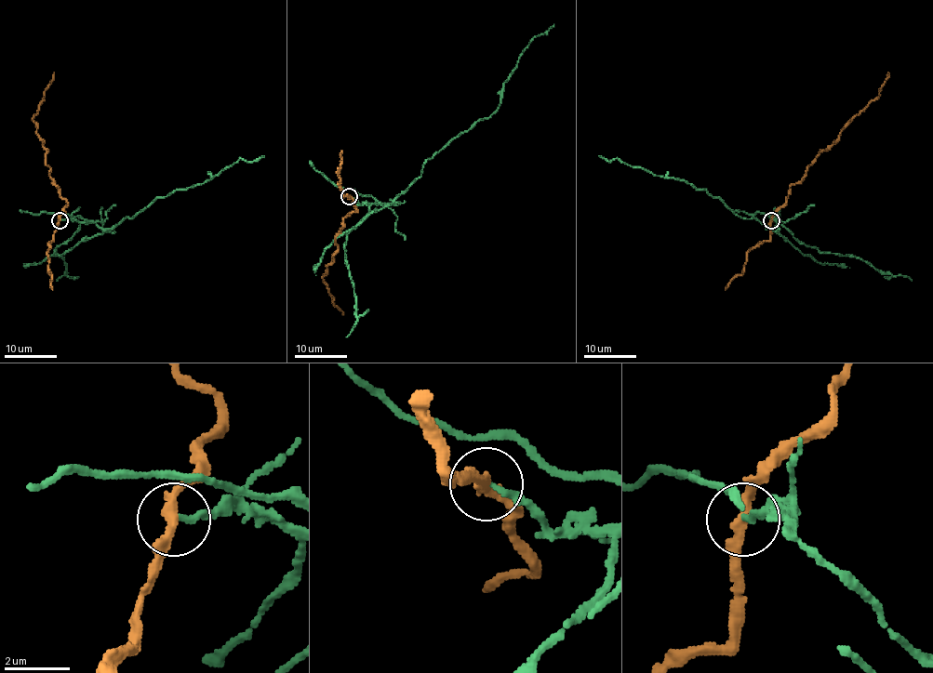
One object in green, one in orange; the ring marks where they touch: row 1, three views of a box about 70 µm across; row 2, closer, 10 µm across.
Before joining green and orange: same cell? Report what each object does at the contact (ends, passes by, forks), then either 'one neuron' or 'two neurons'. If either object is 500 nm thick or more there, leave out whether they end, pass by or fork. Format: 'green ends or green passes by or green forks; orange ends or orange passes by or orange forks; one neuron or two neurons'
green ends; orange passes by; two neurons

